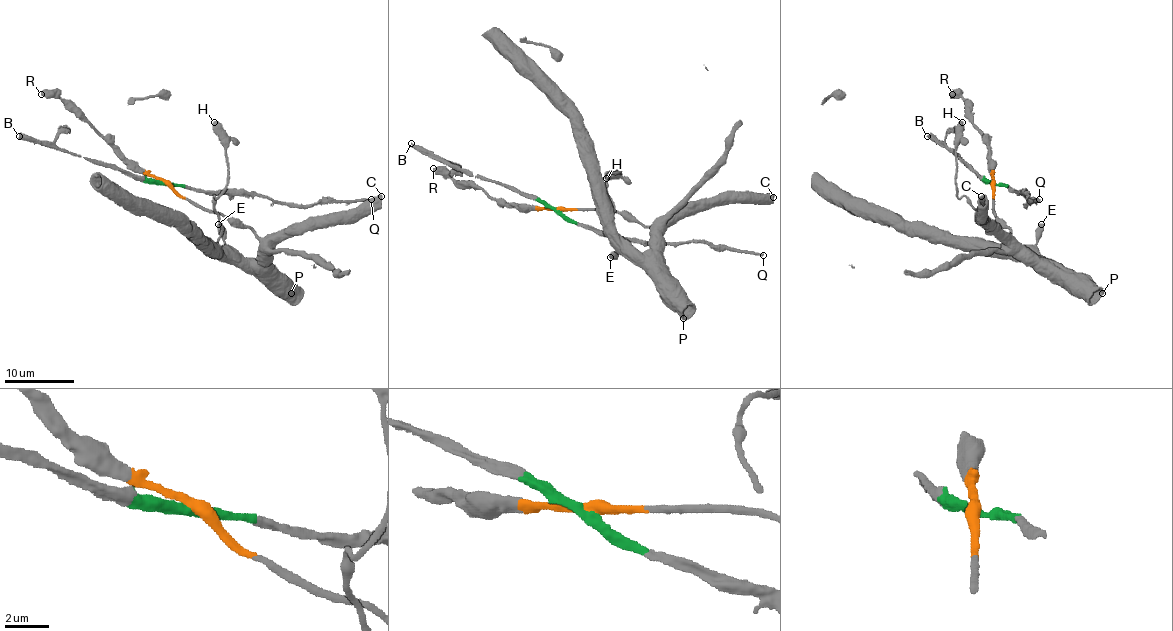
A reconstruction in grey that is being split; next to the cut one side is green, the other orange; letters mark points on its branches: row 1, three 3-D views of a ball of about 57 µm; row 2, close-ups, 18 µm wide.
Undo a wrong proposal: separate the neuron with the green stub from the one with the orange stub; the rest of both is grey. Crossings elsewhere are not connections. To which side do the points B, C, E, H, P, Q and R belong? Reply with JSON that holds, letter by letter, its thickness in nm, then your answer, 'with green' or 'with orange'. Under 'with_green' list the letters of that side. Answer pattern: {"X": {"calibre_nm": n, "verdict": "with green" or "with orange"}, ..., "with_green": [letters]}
{"B": {"calibre_nm": 440, "verdict": "with green"}, "C": {"calibre_nm": 500, "verdict": "with orange"}, "E": {"calibre_nm": 550, "verdict": "with orange"}, "H": {"calibre_nm": 650, "verdict": "with orange"}, "P": {"calibre_nm": 550, "verdict": "with orange"}, "Q": {"calibre_nm": 280, "verdict": "with green"}, "R": {"calibre_nm": 750, "verdict": "with orange"}, "with_green": ["B", "Q"]}

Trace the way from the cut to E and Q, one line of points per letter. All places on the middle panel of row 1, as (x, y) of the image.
E: (557, 210), (615, 210), (630, 216), (651, 230), (651, 247), (644, 254), (616, 252), (609, 258)
Q: (557, 210), (597, 230), (646, 242), (704, 242), (763, 254)

